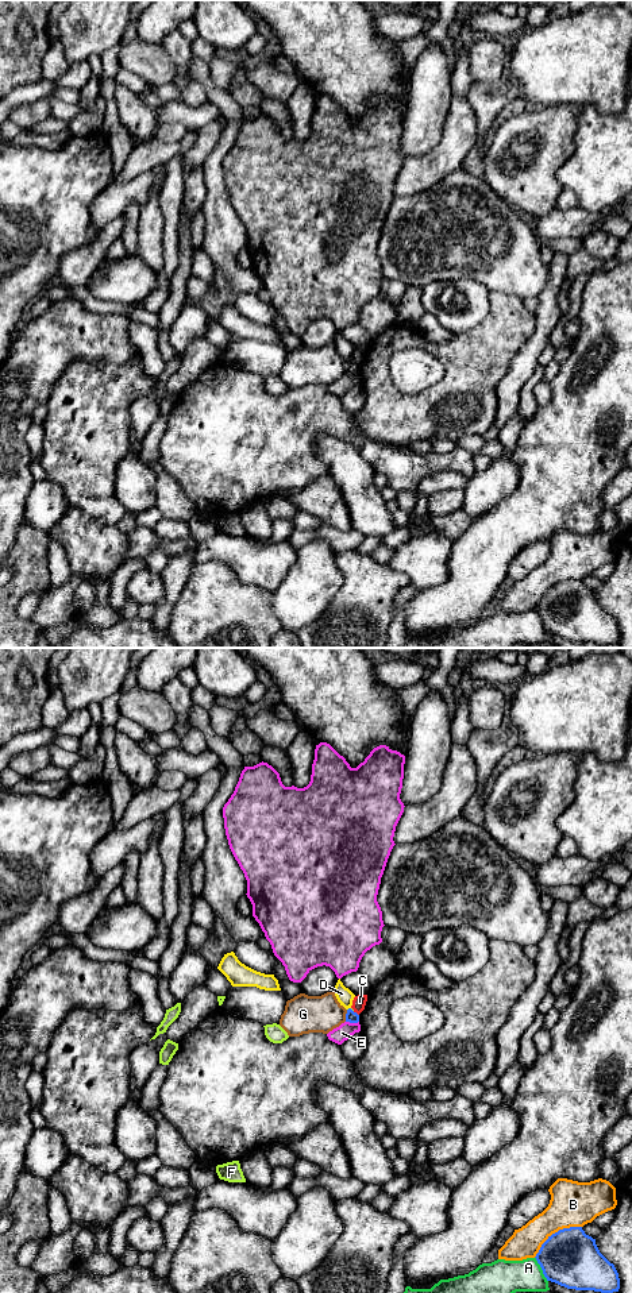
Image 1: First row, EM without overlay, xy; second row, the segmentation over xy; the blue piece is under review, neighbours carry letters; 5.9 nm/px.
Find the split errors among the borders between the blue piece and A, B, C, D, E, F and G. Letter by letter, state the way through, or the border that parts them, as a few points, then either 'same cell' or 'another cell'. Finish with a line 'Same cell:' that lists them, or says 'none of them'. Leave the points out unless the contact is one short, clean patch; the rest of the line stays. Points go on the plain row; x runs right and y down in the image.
A: another cell
B: another cell
C: border xy (353, 363), (358, 367); another cell
D: another cell
E: another cell
F: border xy (350, 361), (353, 363); another cell
G: another cell
Same cell: none of them

